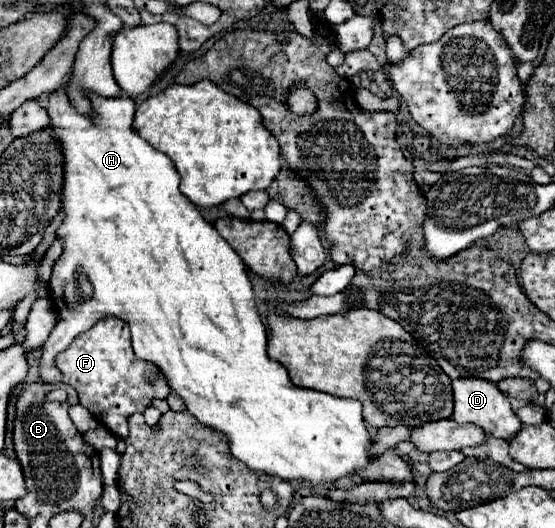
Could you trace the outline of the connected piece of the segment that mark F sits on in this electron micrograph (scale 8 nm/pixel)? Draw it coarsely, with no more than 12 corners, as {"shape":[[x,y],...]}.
{"shape":[[107,316],[57,354],[63,382],[119,438],[167,398]]}

